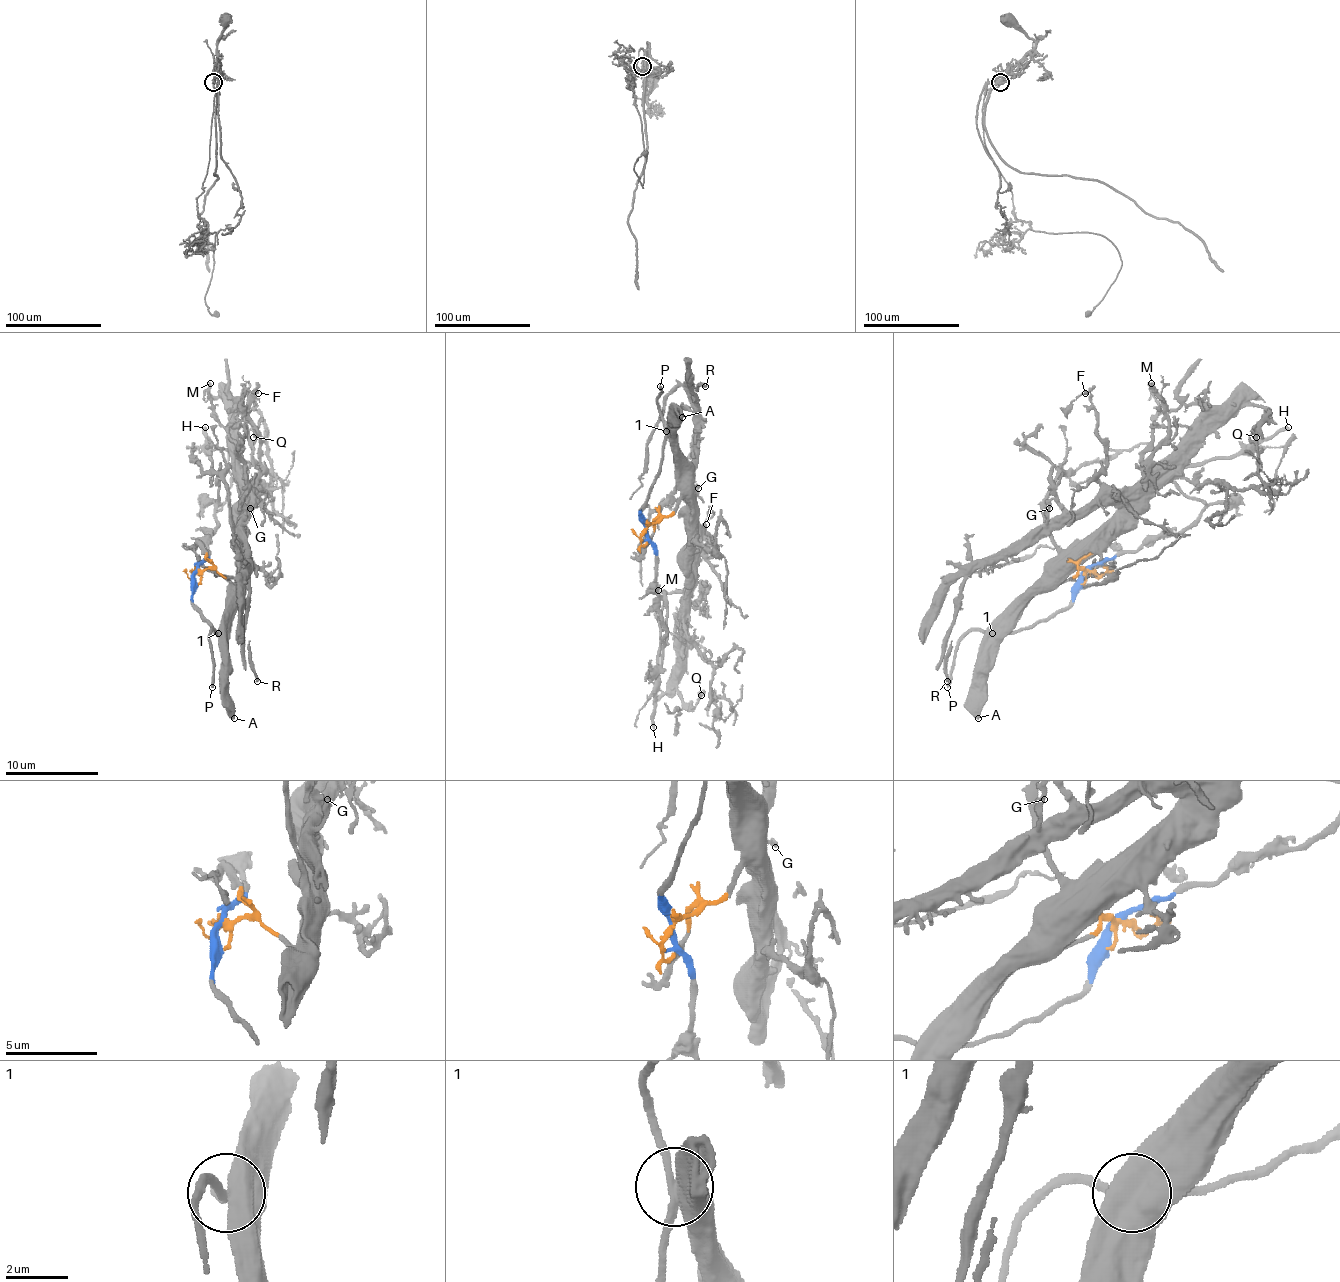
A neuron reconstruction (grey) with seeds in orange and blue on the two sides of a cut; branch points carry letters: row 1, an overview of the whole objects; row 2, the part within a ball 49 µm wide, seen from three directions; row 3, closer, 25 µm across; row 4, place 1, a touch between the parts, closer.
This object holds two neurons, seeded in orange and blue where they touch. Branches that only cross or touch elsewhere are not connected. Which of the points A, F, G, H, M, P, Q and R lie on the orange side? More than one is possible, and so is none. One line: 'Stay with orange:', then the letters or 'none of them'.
Stay with orange: A, F, G, M, Q, R

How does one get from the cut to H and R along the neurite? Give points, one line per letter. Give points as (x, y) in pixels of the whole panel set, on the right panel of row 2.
H: (1087, 570), (1120, 552), (1138, 552), (1159, 536), (1180, 533), (1205, 506), (1154, 478), (1247, 455), (1289, 427)
R: (1087, 570), (1059, 582), (1057, 545), (1048, 536), (1011, 543), (987, 557), (964, 582), (941, 661), (948, 682)

